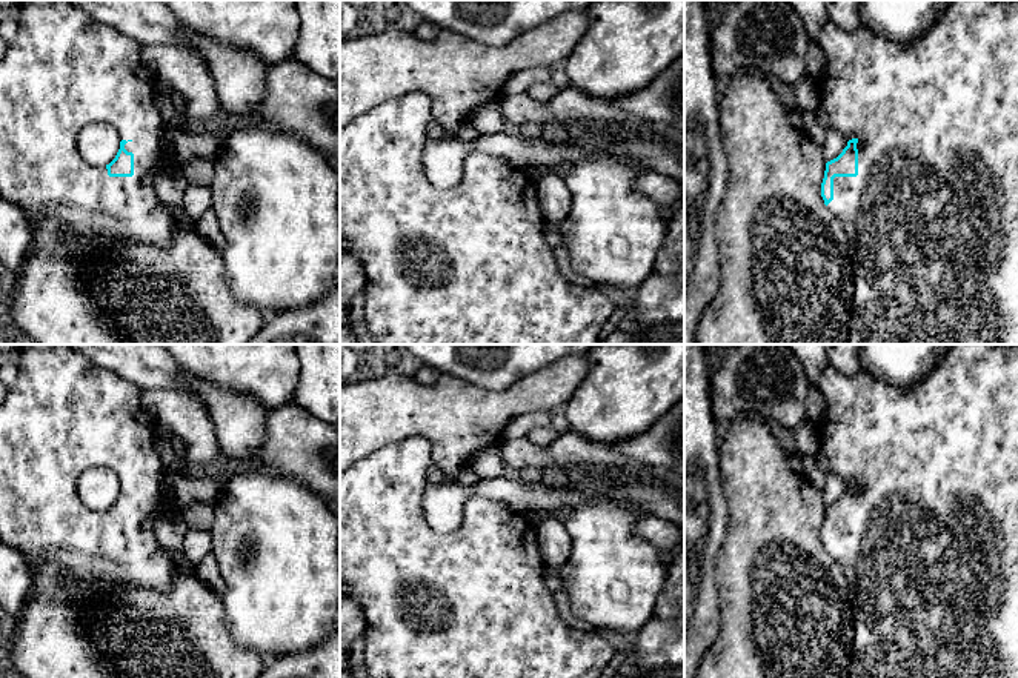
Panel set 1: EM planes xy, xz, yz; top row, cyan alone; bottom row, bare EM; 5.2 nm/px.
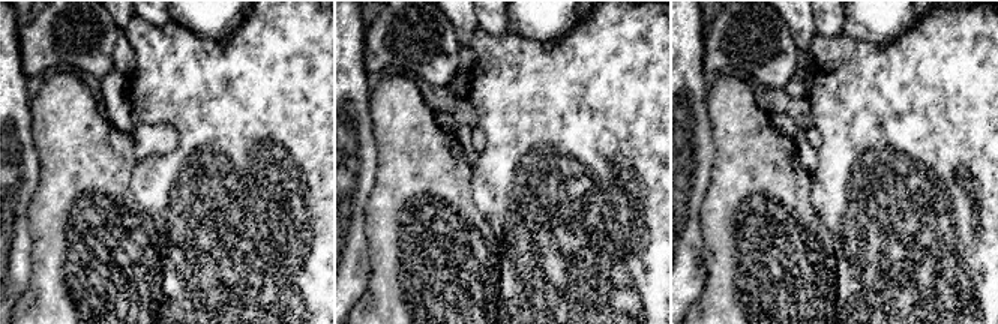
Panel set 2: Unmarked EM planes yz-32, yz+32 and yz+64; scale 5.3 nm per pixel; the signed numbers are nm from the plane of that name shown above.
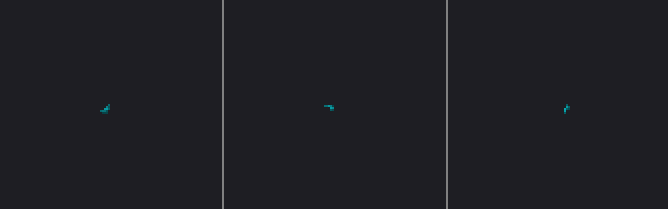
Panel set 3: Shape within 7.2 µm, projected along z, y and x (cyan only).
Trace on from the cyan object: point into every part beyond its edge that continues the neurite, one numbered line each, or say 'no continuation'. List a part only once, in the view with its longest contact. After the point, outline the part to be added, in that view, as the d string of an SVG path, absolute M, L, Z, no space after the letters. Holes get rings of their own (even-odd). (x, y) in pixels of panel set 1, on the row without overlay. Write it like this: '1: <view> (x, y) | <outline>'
1: yz (932, 561) | M950 344L932 372L912 387L895 387L863 369L855 377L846 377L827 364L821 374L818 389L827 403L823 424L818 430L820 444L830 457L832 472L847 484L858 484L858 520L835 521L833 544L827 549L849 583L855 632L847 678L1018 678L1018 344Z

